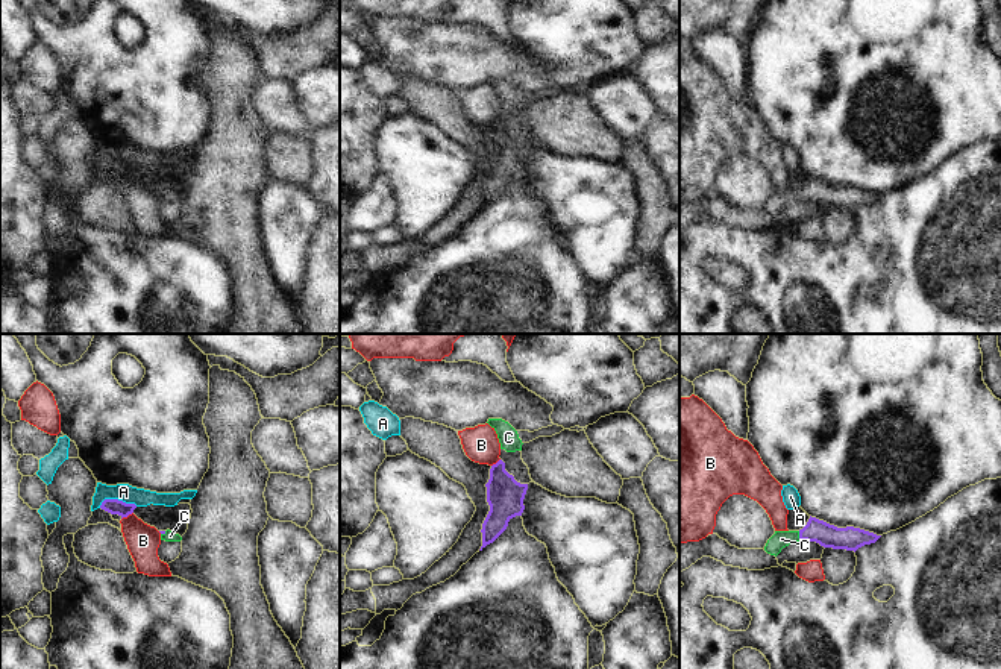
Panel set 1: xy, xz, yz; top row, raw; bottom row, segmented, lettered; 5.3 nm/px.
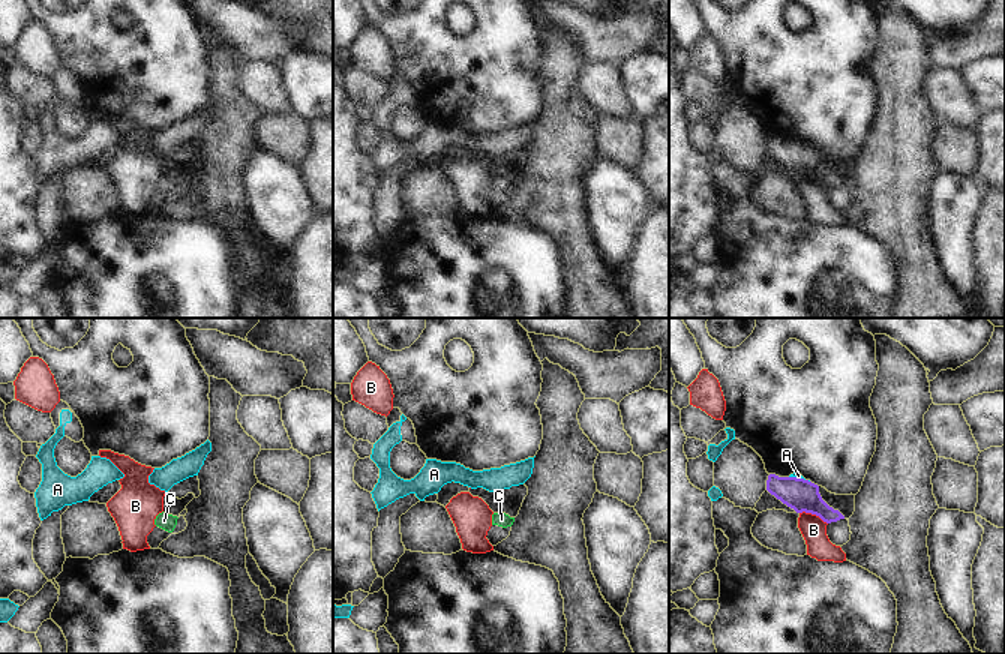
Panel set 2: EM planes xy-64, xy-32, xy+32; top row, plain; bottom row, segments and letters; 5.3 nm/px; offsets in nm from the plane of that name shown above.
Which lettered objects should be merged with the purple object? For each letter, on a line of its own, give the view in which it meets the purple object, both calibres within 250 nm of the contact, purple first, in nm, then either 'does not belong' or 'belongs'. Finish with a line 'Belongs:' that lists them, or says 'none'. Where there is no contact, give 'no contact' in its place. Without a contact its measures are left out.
A: xy | 80/100 nm | does not belong
B: xy | 80/180 nm | does not belong
C: yz | 130/90 nm | belongs
Belongs: C

